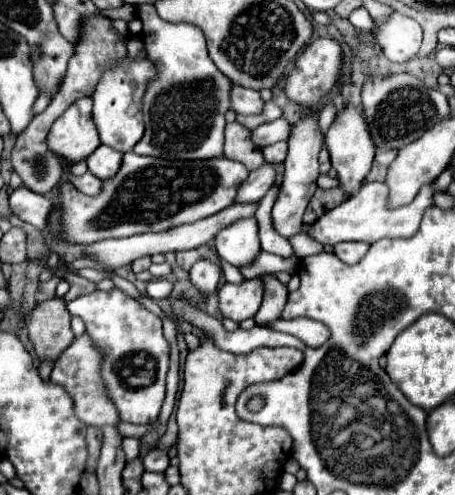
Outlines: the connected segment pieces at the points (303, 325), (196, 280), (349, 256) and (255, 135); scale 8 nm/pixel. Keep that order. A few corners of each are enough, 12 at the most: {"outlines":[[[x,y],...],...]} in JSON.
{"outlines":[[[309,318],[279,320],[269,328],[293,334],[311,348],[325,344],[329,330]],[[211,260],[191,266],[191,282],[201,296],[215,292],[221,268]],[[341,242],[333,252],[341,262],[357,264],[365,242]],[[285,118],[261,124],[251,132],[257,148],[287,140],[291,124]]]}

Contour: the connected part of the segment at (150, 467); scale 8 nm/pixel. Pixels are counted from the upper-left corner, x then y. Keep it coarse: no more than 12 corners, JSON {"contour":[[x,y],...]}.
{"contour":[[151,450],[143,458],[147,472],[165,472],[169,456],[163,450]]}

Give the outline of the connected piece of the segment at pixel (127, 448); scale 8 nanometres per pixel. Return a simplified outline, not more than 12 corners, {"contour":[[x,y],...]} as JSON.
{"contour":[[126,437],[122,441],[126,461],[140,455],[141,439]]}

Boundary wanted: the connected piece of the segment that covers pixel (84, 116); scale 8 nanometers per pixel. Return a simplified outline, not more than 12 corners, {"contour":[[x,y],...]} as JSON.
{"contour":[[81,98],[51,126],[49,148],[79,162],[101,142],[93,98]]}

